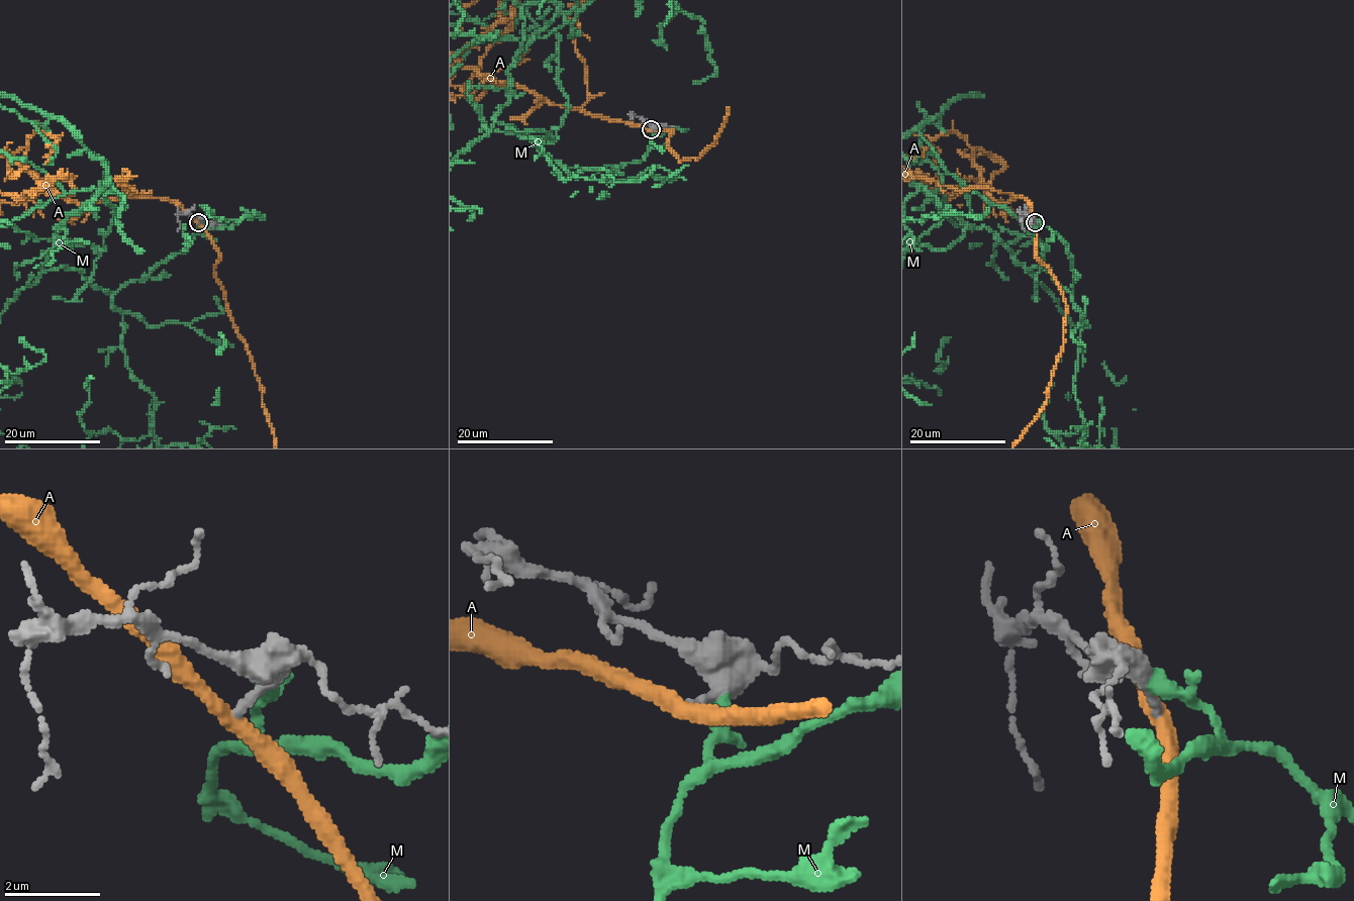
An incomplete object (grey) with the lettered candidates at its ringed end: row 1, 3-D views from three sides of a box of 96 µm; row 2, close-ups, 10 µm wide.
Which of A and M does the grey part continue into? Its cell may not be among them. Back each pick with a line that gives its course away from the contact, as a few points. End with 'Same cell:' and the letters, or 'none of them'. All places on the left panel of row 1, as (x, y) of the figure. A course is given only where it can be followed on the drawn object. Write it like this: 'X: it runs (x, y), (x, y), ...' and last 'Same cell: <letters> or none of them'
Same cell: none of them

